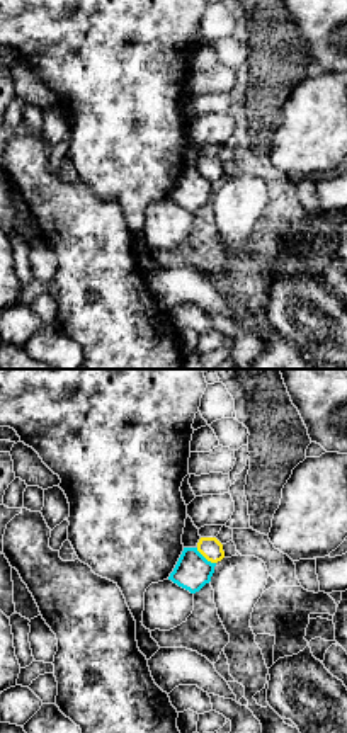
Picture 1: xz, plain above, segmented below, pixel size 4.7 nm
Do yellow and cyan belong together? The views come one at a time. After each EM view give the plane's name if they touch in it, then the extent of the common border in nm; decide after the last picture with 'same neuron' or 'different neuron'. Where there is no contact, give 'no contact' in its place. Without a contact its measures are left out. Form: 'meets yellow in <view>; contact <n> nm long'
meets yellow in xz; contact 120 nm long

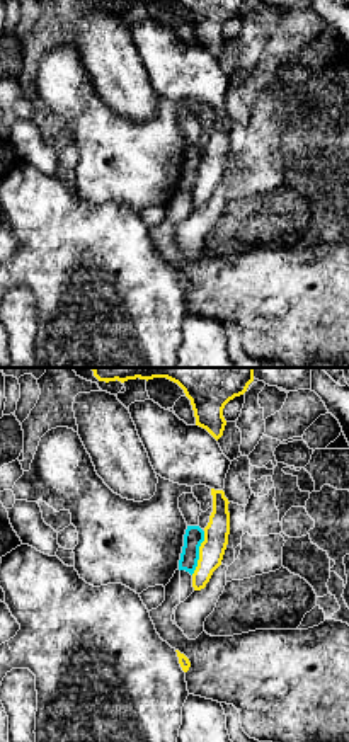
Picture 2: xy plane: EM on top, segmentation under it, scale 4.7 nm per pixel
meets yellow in xy; contact 220 nm long

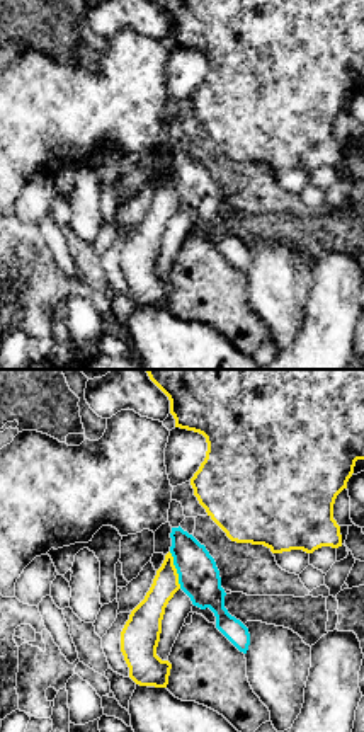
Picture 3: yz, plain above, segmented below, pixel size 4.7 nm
meets yellow in yz; contact 190 nm long

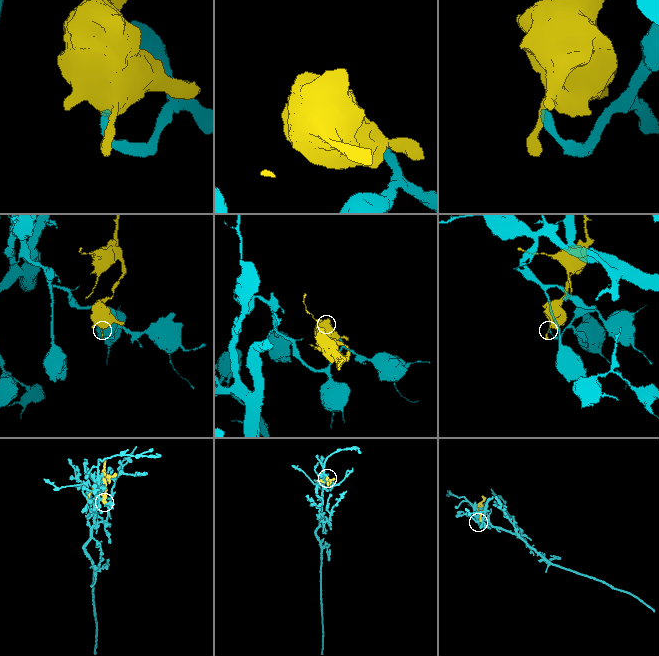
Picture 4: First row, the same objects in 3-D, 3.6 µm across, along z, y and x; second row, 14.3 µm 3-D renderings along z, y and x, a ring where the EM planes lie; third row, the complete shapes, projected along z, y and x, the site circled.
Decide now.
different neuron

